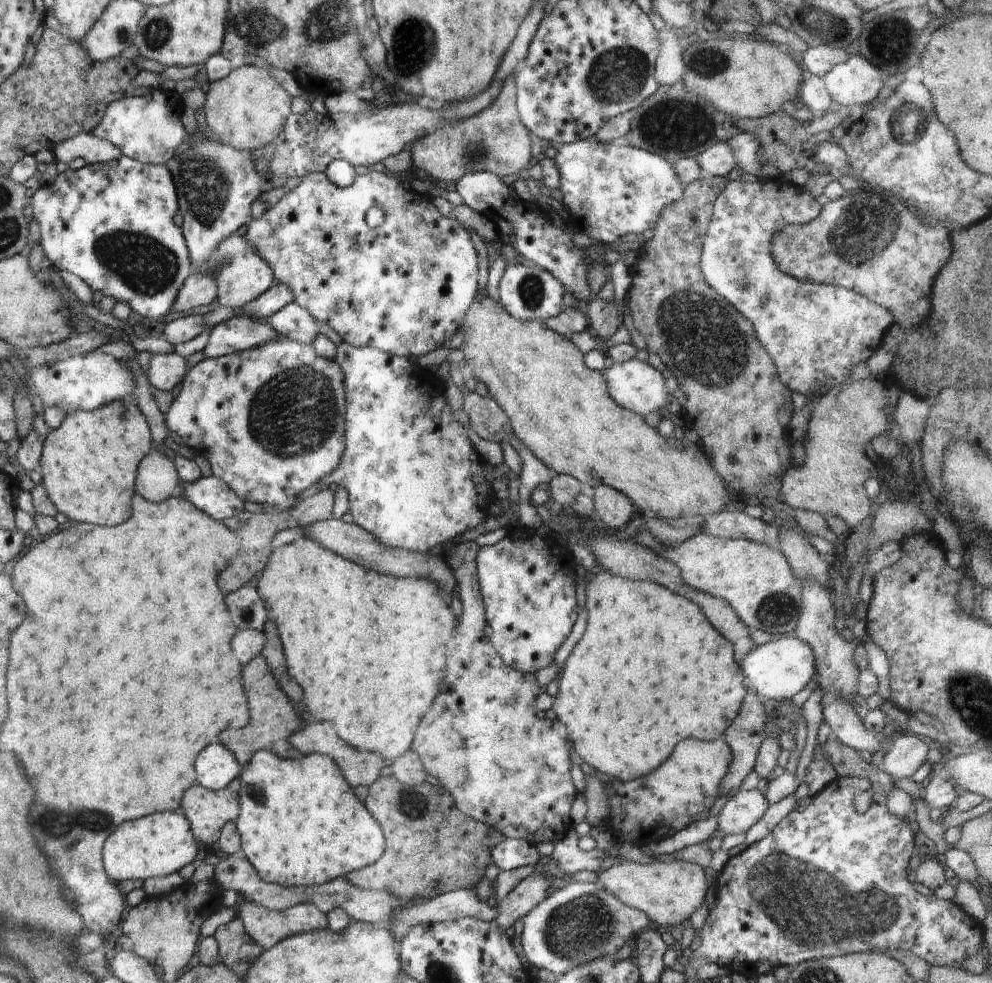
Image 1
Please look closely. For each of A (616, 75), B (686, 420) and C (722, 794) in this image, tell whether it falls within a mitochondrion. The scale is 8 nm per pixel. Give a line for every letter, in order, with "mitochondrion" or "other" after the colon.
A: mitochondrion
B: other
C: other

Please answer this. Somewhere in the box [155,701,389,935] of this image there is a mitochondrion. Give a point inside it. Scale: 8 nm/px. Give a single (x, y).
(257, 793)

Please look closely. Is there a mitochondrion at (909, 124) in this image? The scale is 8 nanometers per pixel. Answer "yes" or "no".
yes

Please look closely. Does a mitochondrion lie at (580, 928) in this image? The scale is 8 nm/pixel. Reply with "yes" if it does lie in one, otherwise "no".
yes

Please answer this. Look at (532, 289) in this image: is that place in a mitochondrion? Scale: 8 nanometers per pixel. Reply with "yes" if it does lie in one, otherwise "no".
yes

